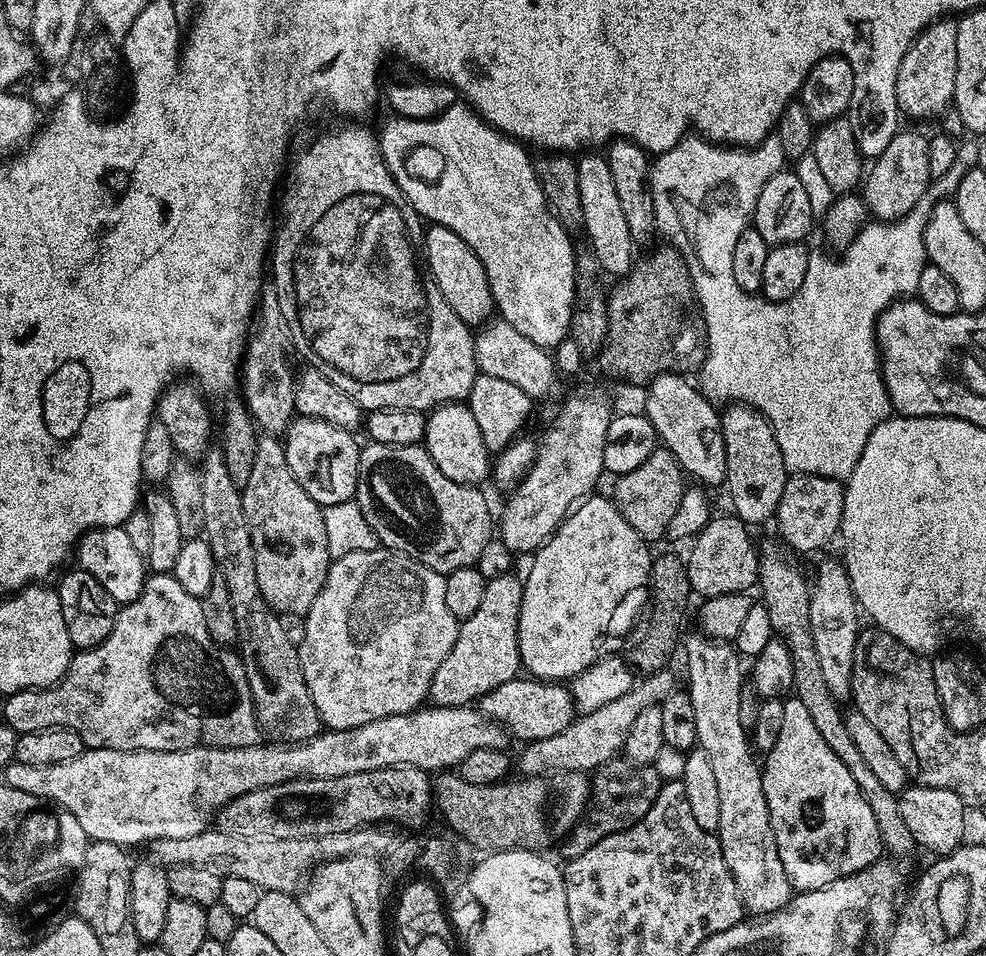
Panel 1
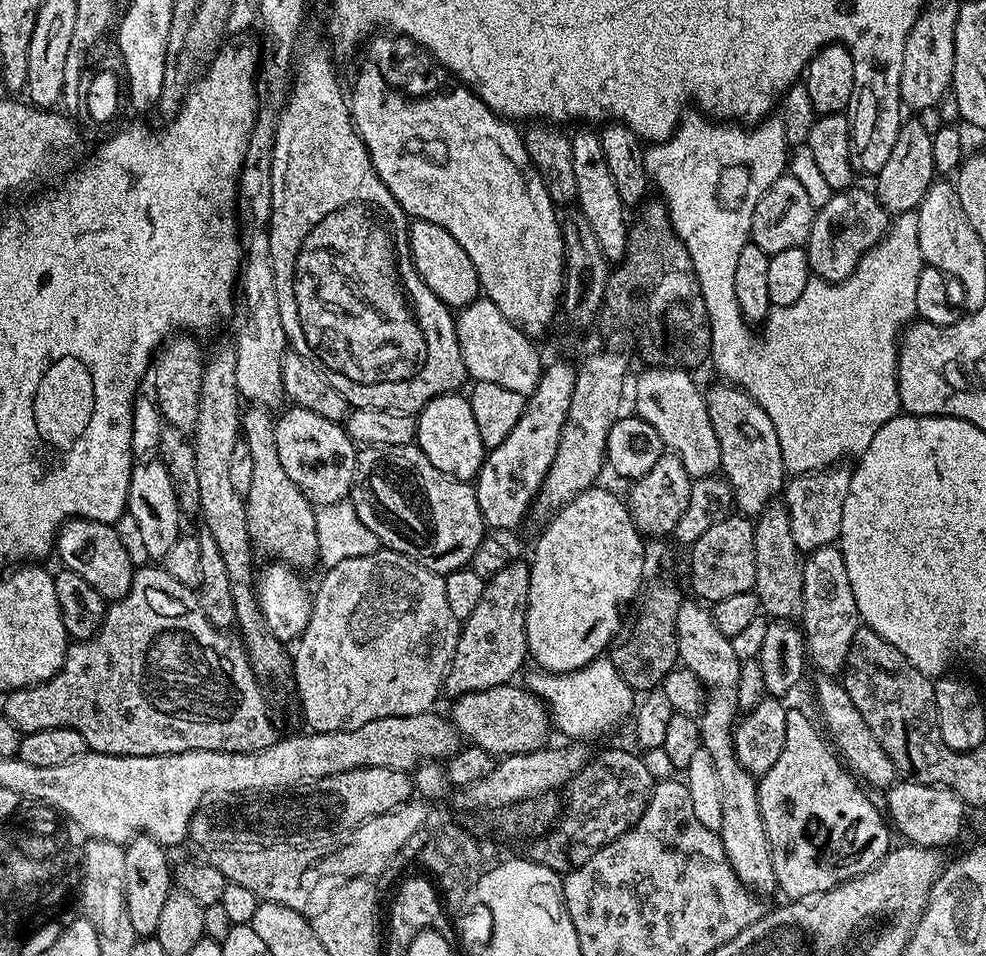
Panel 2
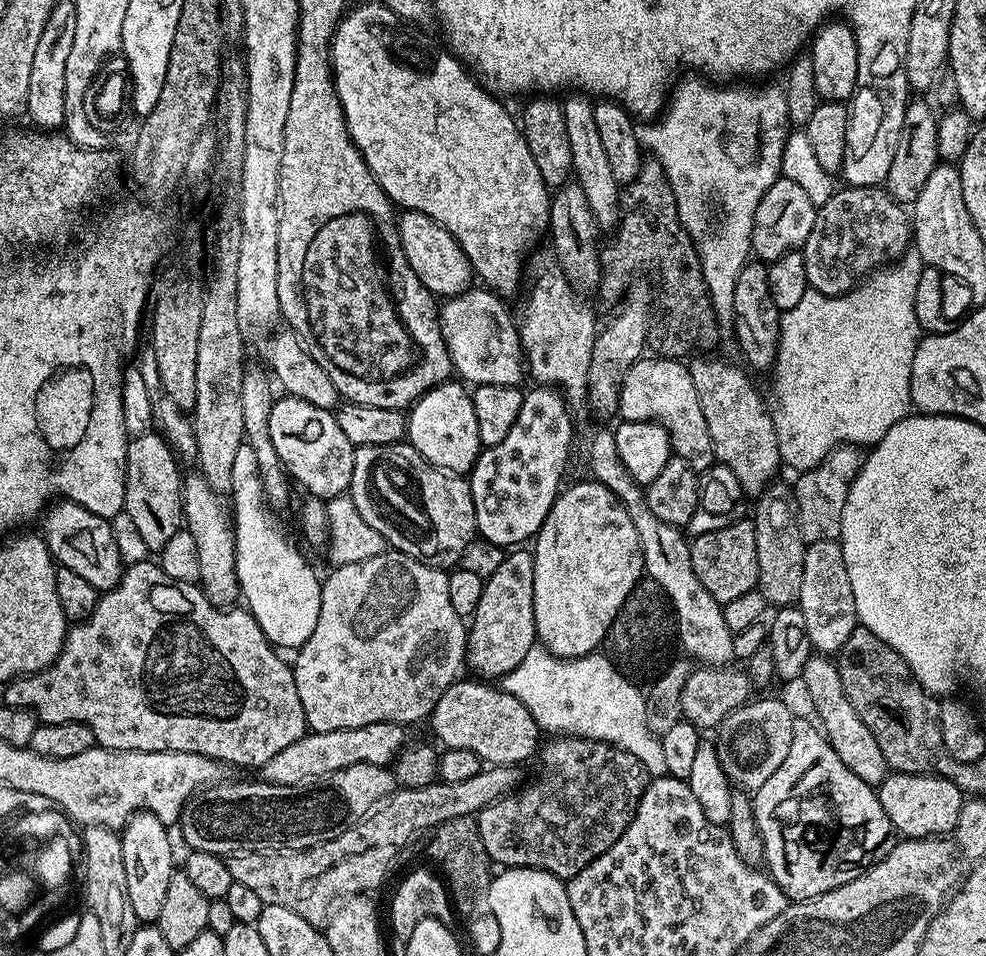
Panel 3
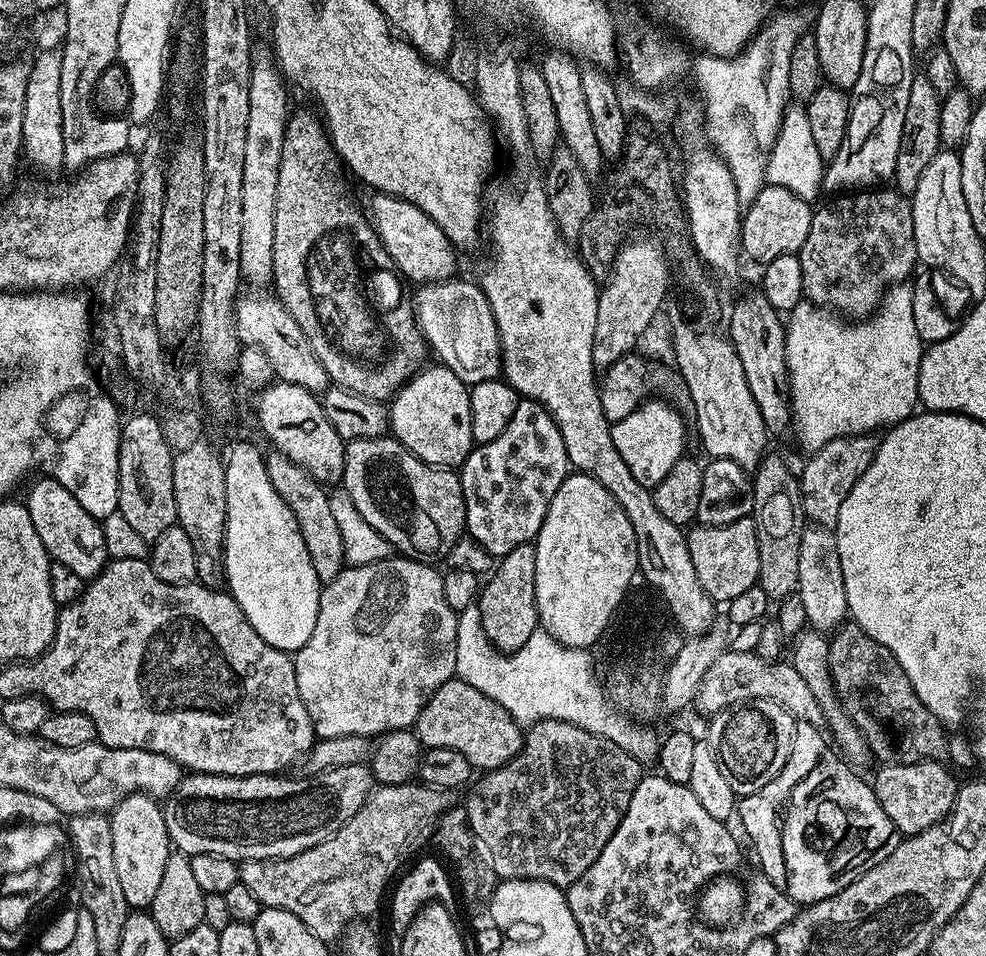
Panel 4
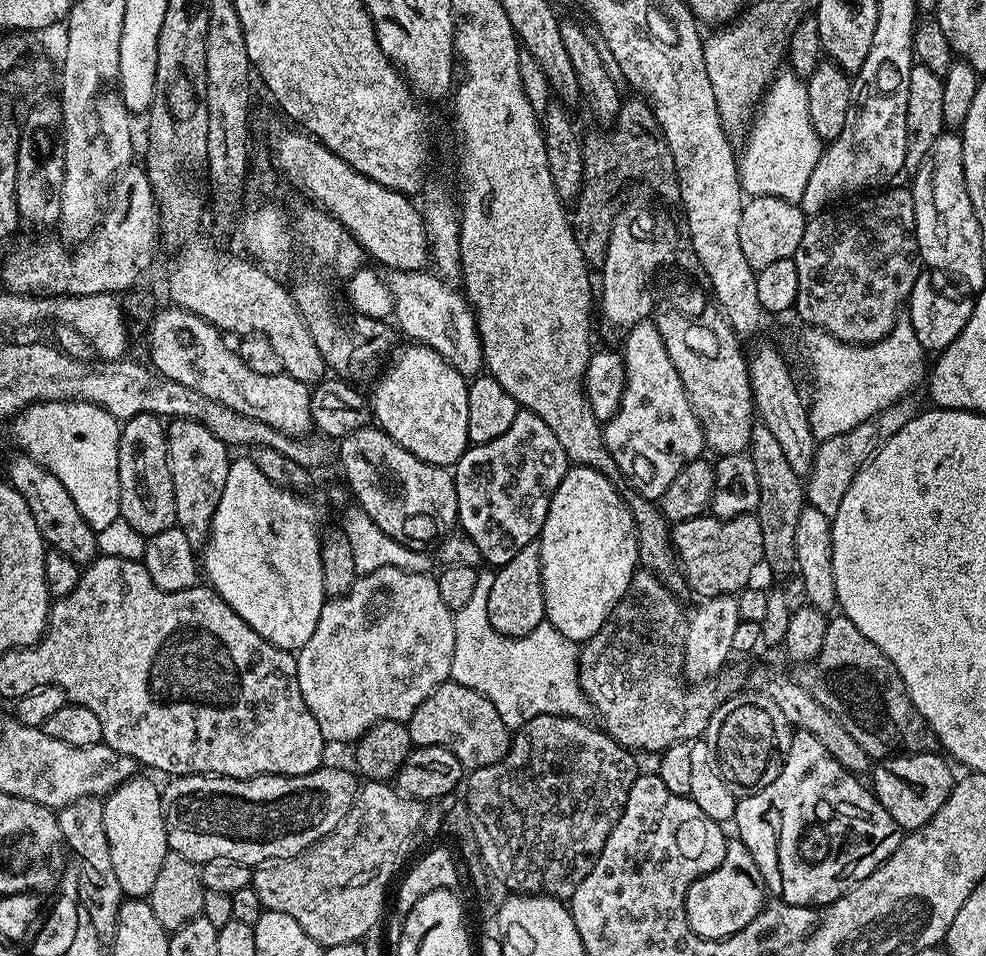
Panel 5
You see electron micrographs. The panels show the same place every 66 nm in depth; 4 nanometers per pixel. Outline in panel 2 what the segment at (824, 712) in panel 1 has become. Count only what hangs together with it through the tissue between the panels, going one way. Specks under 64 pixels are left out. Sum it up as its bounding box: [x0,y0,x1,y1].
[754,502,805,620]

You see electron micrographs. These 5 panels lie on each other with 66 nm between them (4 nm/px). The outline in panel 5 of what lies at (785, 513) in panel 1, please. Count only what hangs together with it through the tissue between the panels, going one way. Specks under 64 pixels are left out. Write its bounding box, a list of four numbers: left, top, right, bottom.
[806,398,918,517]

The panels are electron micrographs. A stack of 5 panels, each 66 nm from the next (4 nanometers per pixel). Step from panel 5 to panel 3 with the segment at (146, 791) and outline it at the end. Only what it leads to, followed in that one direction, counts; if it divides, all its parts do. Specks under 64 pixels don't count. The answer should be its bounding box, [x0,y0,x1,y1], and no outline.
[120,812,174,922]

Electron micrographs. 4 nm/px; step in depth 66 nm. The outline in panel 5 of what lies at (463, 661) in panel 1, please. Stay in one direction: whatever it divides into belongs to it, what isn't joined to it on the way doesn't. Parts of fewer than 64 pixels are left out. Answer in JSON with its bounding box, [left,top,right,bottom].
[488,542,545,636]

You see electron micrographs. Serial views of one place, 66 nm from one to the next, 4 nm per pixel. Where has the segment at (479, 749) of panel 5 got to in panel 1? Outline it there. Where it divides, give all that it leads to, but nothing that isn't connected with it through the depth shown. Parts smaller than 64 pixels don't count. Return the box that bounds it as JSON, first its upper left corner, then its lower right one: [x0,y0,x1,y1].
[478,678,577,742]

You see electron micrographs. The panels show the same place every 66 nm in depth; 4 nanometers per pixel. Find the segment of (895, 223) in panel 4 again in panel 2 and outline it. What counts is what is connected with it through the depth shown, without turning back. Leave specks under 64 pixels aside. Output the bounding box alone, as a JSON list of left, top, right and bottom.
[806,186,890,280]

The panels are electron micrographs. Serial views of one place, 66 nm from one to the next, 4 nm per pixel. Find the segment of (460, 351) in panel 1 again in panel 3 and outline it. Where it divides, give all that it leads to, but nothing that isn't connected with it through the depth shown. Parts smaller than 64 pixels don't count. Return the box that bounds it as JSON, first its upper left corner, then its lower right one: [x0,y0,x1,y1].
[332,274,453,410]

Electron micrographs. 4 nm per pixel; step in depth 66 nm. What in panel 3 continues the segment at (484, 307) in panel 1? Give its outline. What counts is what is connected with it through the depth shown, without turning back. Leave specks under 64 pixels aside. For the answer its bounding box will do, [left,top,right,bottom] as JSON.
[398,210,474,298]

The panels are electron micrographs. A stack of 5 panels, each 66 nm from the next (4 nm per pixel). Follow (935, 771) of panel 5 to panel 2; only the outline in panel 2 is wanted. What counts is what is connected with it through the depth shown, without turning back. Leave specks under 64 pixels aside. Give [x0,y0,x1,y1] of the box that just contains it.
[886,778,966,850]

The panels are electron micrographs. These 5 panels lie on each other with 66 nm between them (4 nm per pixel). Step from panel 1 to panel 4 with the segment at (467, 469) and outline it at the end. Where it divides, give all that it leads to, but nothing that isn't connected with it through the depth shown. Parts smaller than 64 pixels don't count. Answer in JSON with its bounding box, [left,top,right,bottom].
[388,366,474,469]

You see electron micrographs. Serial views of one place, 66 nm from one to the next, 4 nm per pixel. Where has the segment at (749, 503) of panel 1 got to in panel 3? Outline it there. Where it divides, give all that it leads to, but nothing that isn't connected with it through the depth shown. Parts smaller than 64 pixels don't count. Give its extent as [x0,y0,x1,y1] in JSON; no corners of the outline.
[688,360,782,498]

